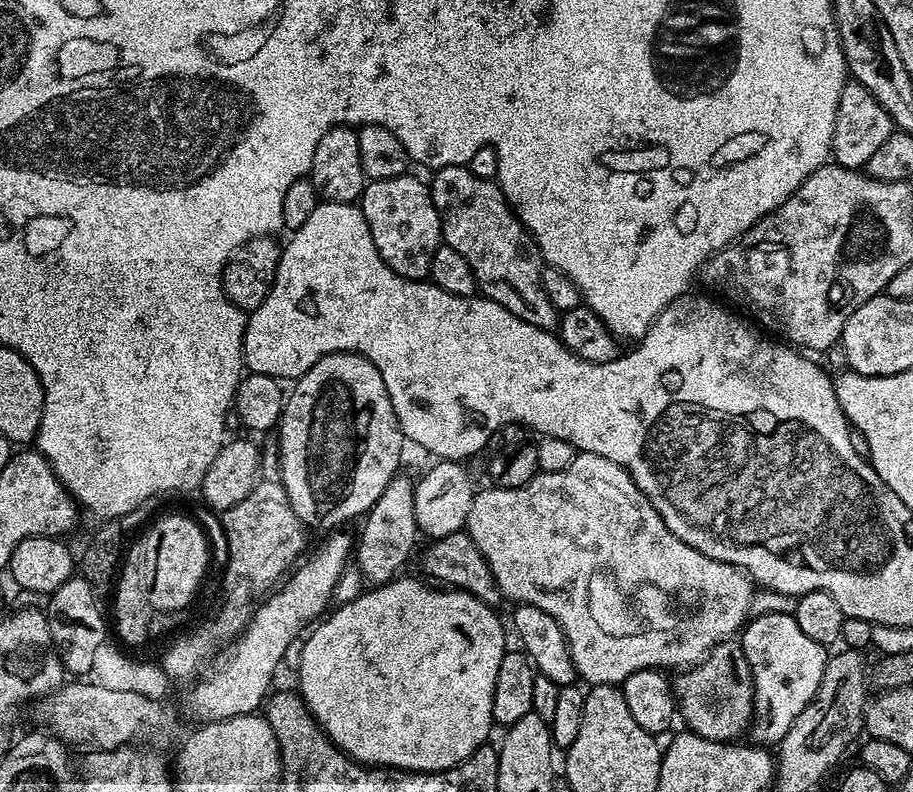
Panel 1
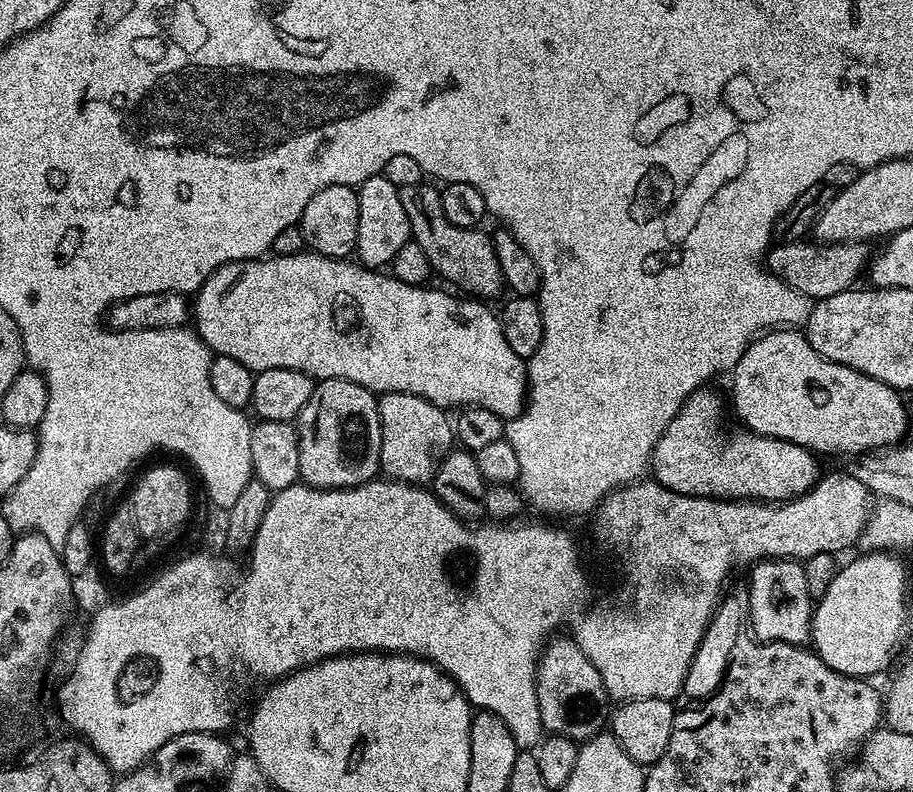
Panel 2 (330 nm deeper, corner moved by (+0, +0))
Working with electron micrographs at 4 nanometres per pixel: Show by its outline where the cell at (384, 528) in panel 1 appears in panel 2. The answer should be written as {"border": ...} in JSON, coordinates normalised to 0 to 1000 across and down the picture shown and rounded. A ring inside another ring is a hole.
{"border":[[[444,495],[419,496],[412,511],[418,543],[416,596],[444,611],[468,612],[486,577],[497,566],[497,535],[492,521],[458,497]]]}

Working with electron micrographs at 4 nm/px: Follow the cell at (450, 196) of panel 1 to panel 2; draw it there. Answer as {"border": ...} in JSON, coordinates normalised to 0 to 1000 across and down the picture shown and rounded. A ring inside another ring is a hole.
{"border":[[[476,231],[440,235],[437,240],[440,260],[449,275],[451,302],[462,311],[467,326],[471,326],[471,336],[479,350],[501,359],[508,367],[505,370],[521,376],[535,376],[530,374],[543,374],[553,367],[550,336],[545,336],[545,321],[541,321],[541,306],[533,292],[526,293],[530,290],[525,287],[497,285],[484,265],[482,237]]]}

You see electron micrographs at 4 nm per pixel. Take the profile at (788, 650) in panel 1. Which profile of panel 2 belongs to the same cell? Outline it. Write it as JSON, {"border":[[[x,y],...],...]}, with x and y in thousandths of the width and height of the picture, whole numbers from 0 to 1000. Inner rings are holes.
{"border":[[[842,705],[831,708],[823,722],[824,737],[818,739],[818,745],[821,750],[821,793],[828,807],[884,814],[889,807],[892,755],[887,745],[883,745],[880,711],[862,705]]]}

